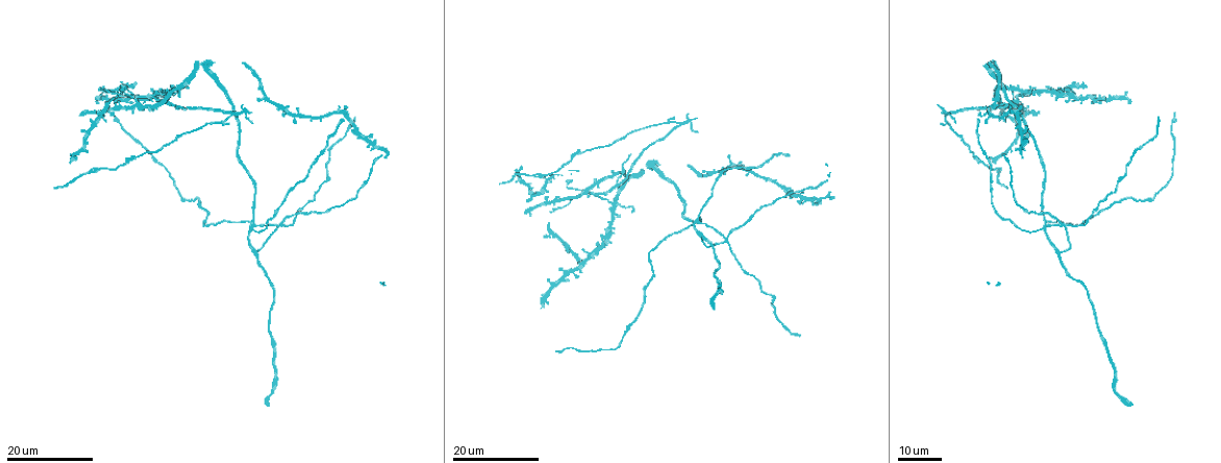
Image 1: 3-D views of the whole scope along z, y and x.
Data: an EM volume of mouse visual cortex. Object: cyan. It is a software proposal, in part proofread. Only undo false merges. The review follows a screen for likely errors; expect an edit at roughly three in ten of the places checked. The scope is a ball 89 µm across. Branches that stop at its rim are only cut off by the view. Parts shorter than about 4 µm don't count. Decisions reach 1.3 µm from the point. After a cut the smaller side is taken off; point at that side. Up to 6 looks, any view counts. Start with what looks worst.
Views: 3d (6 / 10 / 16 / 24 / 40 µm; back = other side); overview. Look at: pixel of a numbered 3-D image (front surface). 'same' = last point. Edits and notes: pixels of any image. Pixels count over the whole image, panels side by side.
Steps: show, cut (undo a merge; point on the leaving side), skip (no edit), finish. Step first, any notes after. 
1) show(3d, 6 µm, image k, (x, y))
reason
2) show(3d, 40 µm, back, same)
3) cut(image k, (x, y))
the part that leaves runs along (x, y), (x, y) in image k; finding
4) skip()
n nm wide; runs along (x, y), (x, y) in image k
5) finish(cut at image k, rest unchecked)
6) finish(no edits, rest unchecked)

show(3d, 24 µm, image 1, (1062, 221))
four or more arms meet

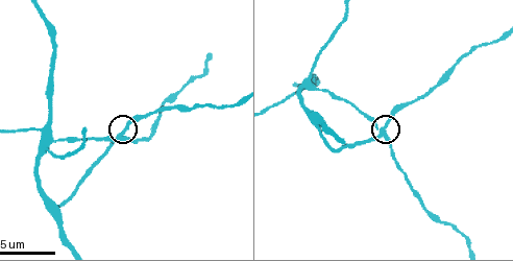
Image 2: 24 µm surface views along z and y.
show(3d, 6 µm, image 2, (121, 134))

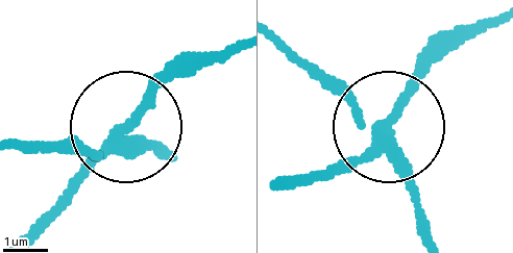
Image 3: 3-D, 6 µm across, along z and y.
skip()
side arm 47 µm; runs along (11, 150), (90, 150), (116, 134), (26, 235) in image 3; one neuron here

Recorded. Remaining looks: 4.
show(3d, 24 µm, image 1, (616, 203))

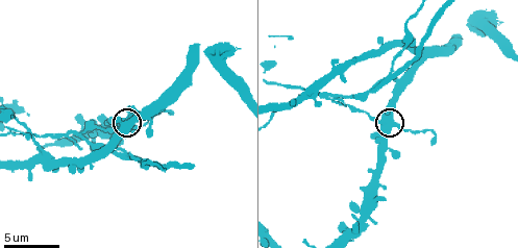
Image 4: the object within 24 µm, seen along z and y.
show(3d, 6 µm, image 4, (393, 123))

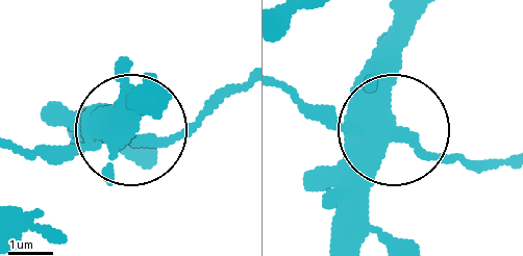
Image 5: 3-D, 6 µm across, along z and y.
cut(image 5, (54, 157))
side arm 5 µm; a second neuron is stuck on

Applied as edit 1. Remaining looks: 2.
show(3d, 6 µm, image 2, (41, 131))
branch point

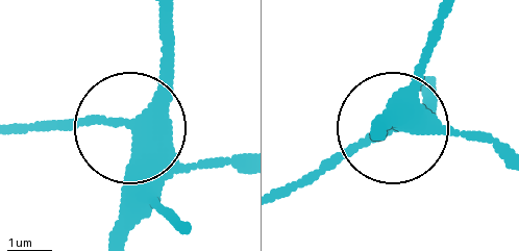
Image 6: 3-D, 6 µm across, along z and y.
show(3d, 6 µm, back, image 6, (129, 127))

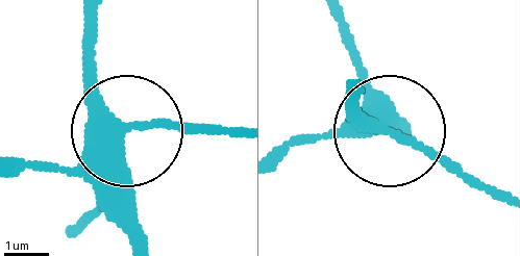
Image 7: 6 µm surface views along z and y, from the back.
skip()
320 nm wide; runs along (88, 22), (102, 100), (121, 122), (218, 122) in image 7; continuous, no second neuron

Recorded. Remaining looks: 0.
finish(cut at image 5, rest unchecked)

